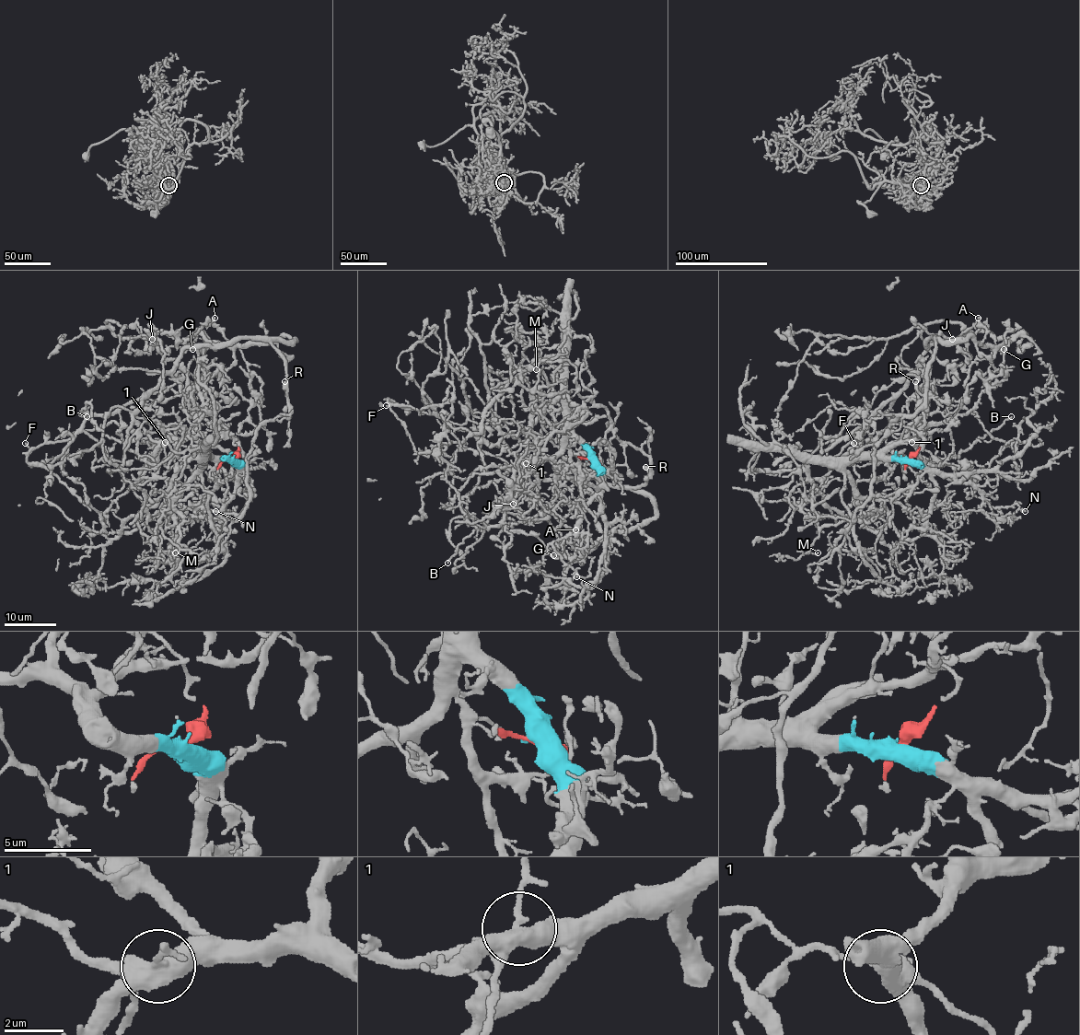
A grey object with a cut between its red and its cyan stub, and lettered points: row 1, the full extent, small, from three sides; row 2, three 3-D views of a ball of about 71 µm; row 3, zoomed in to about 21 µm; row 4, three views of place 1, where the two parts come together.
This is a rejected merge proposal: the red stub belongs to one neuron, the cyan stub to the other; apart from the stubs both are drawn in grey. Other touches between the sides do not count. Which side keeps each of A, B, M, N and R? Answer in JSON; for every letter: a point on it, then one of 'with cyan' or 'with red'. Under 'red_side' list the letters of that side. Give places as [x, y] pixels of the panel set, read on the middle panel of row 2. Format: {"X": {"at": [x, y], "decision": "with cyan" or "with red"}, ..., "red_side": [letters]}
{"A": {"at": [575, 529], "decision": "with red"}, "B": {"at": [447, 563], "decision": "with cyan"}, "M": {"at": [536, 369], "decision": "with cyan"}, "N": {"at": [576, 576], "decision": "with cyan"}, "R": {"at": [645, 467], "decision": "with red"}, "red_side": ["A", "R"]}

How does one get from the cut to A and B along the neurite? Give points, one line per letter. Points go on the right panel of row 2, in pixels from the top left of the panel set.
A: (909, 459), (925, 441), (907, 406), (928, 379), (931, 351), (925, 345), (941, 333), (958, 339), (977, 317)
B: (909, 459), (888, 459), (884, 454), (905, 438), (910, 440), (927, 462), (957, 457), (1011, 417)

